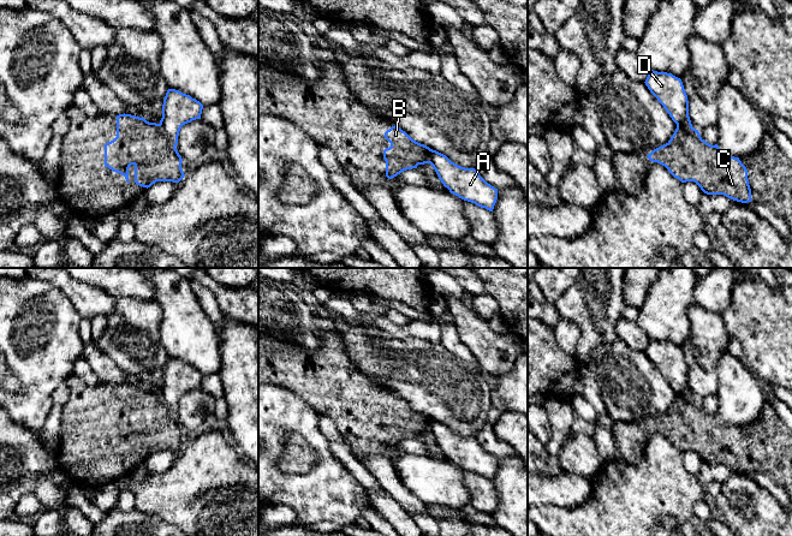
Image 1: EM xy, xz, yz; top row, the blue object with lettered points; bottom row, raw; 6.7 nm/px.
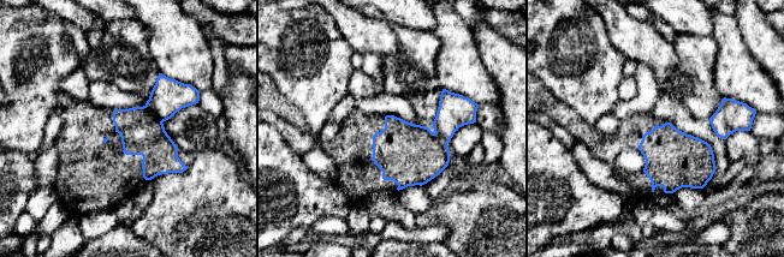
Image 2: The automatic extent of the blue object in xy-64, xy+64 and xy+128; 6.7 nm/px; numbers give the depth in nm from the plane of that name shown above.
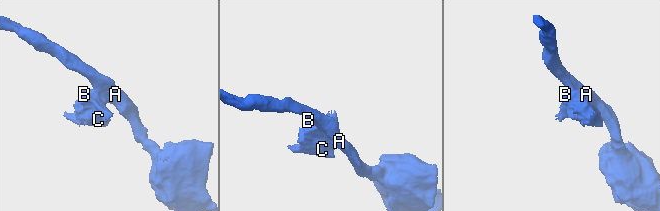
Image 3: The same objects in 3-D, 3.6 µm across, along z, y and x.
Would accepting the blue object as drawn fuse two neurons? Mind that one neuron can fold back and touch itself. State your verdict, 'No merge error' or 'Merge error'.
Merge error

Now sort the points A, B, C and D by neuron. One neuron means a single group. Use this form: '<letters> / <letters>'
A D / B C

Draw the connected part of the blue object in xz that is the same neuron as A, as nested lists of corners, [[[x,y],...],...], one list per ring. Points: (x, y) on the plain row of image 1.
[[[430,418],[429,433],[451,463],[493,481],[498,458],[488,453],[475,437],[465,437],[452,431],[446,424]]]

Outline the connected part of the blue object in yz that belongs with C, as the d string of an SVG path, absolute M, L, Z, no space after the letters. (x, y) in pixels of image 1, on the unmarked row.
M677 394L671 409L647 425L650 430L665 435L681 452L695 451L707 464L723 464L742 472L751 471L748 439L739 427L726 424L717 413L707 412L692 395Z

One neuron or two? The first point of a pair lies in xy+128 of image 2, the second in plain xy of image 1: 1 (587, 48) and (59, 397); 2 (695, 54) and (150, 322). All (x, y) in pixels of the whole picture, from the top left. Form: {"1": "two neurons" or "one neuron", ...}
{"1": "two neurons", "2": "one neuron"}

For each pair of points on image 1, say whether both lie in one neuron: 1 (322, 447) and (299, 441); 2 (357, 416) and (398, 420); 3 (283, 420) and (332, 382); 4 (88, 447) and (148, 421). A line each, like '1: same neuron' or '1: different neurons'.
1: different neurons
2: same neuron
3: different neurons
4: same neuron

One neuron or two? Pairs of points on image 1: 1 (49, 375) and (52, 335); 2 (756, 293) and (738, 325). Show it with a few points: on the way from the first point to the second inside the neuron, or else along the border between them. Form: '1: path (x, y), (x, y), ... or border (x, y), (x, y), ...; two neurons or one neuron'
1: path (49, 365), (49, 345); one neuron
2: path (755, 301), (755, 308), (745, 317); one neuron

